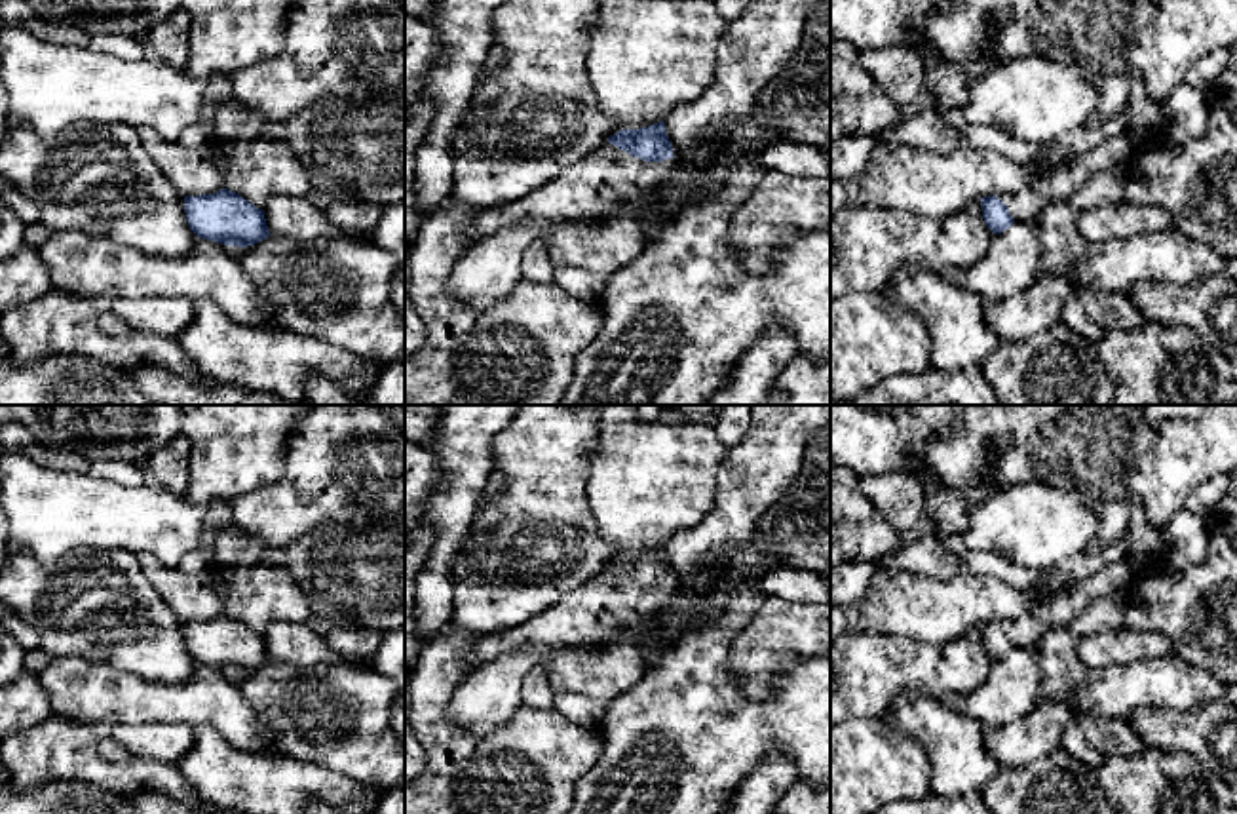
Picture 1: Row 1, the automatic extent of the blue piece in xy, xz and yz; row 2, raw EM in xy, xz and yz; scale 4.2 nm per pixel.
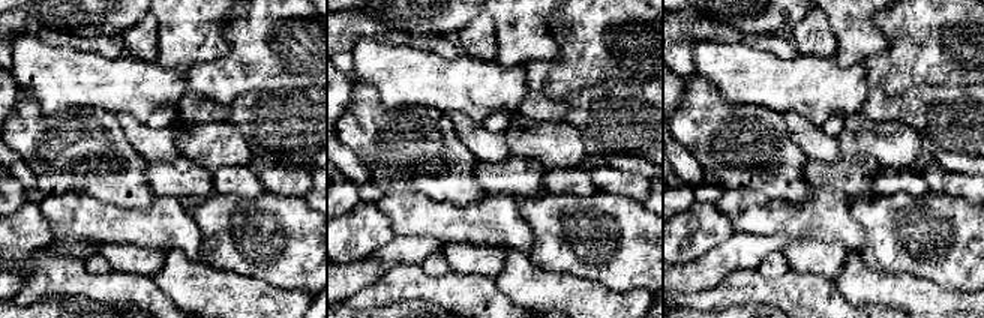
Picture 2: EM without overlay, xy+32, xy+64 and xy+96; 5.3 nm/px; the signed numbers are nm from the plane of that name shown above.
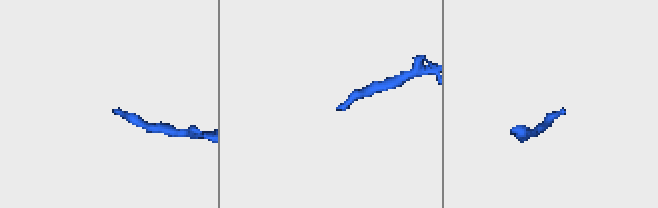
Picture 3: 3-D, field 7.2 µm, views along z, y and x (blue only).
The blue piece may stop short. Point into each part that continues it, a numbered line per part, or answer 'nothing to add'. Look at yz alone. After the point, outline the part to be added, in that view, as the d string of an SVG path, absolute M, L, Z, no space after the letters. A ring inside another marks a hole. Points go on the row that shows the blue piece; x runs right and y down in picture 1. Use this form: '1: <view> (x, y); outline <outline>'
1: yz (1027, 204); outline M1121 133L1089 150L1074 164L1041 171L1032 184L1015 192L999 192L1015 223L1037 221L1051 202L1075 194L1093 175L1113 167L1129 152L1129 135Z

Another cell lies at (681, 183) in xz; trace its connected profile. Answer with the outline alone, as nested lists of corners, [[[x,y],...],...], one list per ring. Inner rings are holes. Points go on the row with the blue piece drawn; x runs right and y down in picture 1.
[[[673,162],[669,175],[661,179],[654,190],[648,209],[638,217],[644,247],[661,238],[663,228],[682,211],[680,204],[686,198],[697,196],[705,188],[713,188],[718,183],[720,173],[722,167],[697,173]]]

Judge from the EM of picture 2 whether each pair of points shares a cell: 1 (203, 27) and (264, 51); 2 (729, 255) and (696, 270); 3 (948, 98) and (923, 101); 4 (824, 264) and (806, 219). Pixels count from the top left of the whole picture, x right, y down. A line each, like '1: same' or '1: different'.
1: different
2: same
3: same
4: different

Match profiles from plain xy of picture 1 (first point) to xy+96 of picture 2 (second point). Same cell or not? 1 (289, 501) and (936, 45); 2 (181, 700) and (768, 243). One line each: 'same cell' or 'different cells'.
1: same cell
2: different cells

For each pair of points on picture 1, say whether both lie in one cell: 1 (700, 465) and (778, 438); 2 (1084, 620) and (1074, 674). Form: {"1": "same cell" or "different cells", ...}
{"1": "different cells", "2": "same cell"}

